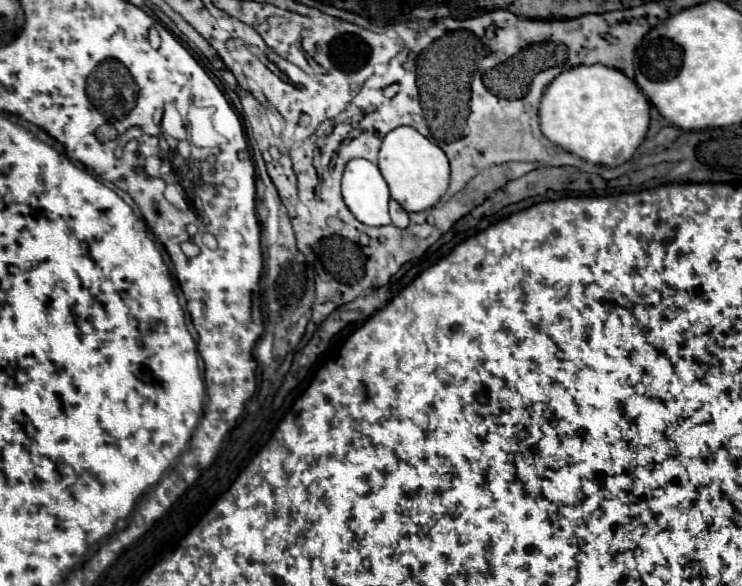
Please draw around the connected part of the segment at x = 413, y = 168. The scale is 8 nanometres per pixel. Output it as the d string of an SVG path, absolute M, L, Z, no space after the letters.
M398 126L382 140L378 168L390 188L390 196L406 208L406 212L420 212L432 208L448 188L450 164L442 148L430 142L412 126Z

